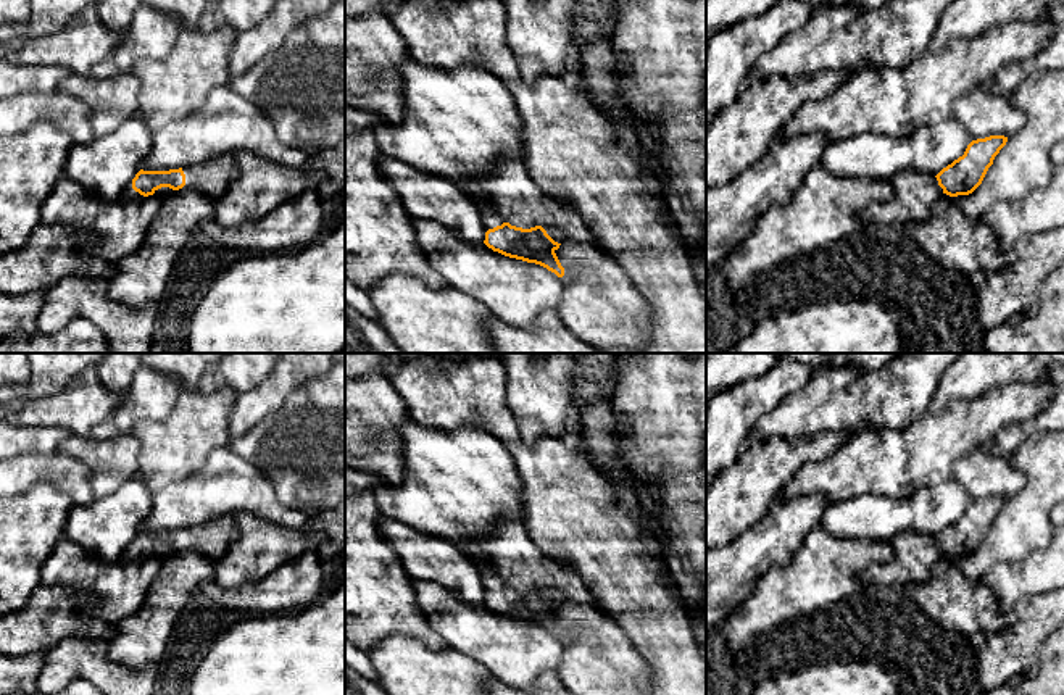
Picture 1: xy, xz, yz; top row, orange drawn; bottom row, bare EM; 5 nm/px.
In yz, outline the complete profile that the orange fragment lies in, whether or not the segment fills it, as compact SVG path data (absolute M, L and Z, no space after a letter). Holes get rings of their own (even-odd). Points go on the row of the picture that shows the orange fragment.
M990 135L972 140L964 155L943 168L937 176L917 171L898 173L892 177L893 197L866 206L859 218L867 226L906 226L922 223L941 194L950 197L969 195L983 181L995 156L1008 137Z

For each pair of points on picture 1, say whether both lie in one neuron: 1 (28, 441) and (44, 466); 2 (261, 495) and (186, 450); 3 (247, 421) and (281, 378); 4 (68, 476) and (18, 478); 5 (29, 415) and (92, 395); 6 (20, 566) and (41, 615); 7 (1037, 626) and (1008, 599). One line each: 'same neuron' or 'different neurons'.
1: different neurons
2: different neurons
3: same neuron
4: same neuron
5: same neuron
6: different neurons
7: different neurons

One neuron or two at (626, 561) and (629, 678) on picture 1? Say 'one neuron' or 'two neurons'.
two neurons

